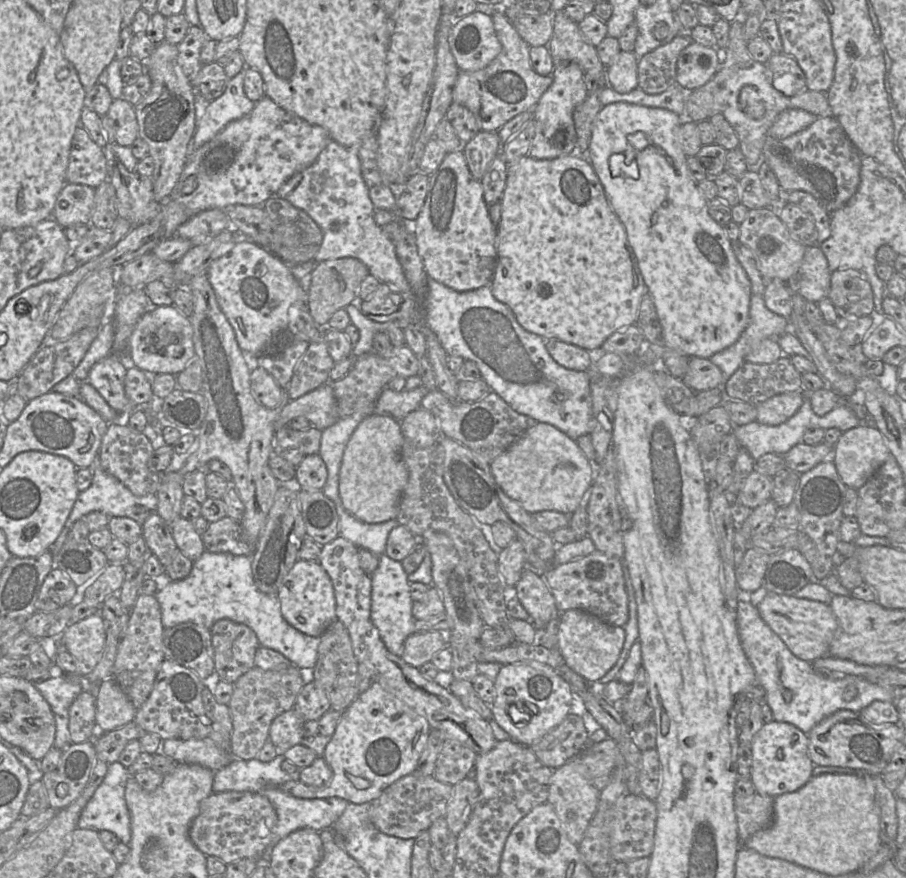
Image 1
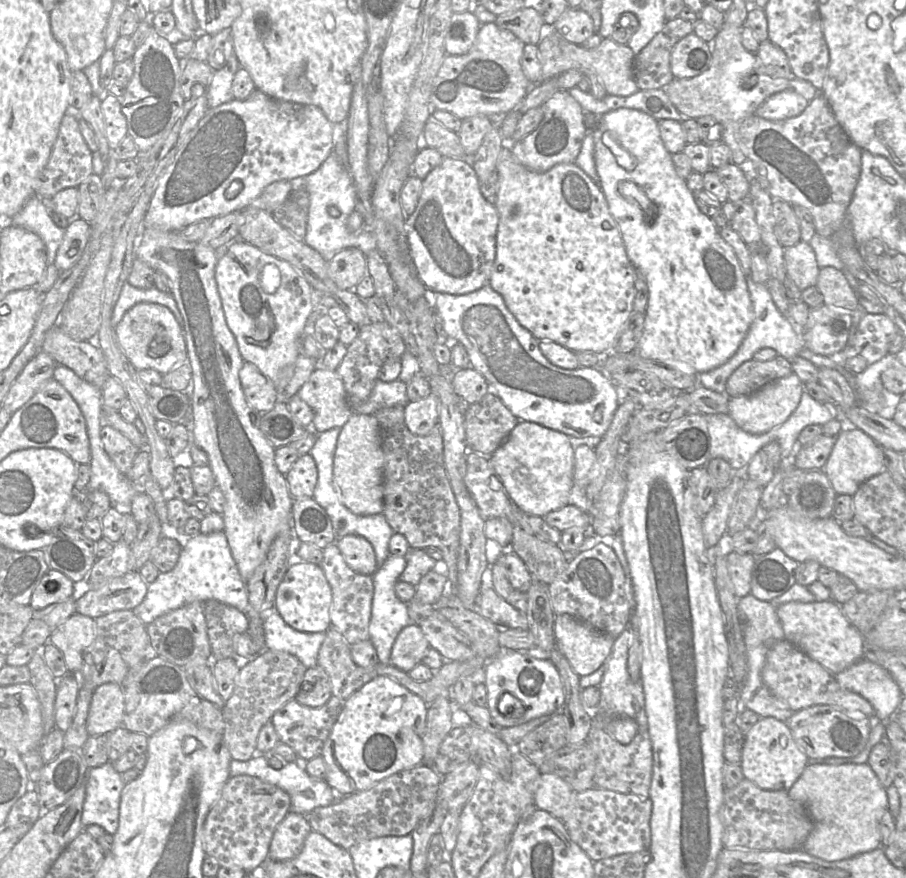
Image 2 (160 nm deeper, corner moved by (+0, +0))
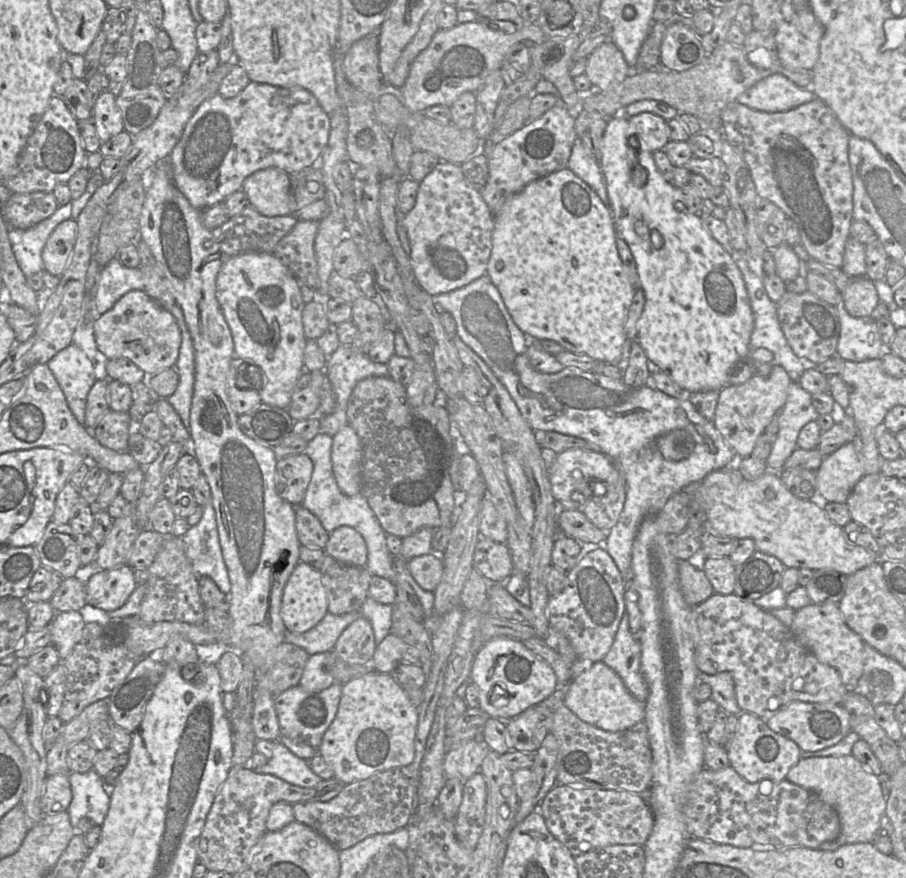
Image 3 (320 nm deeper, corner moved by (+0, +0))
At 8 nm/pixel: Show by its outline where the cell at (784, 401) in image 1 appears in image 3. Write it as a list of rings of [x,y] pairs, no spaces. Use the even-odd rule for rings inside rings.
[[[774,364],[767,376],[754,376],[742,384],[730,384],[720,390],[713,423],[738,457],[751,455],[758,438],[785,405],[791,382],[785,369]]]

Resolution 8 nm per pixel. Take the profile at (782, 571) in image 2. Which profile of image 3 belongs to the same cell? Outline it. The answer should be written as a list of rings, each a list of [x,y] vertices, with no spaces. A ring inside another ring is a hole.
[[[756,551],[735,568],[733,594],[753,601],[779,587],[786,566],[775,556]]]

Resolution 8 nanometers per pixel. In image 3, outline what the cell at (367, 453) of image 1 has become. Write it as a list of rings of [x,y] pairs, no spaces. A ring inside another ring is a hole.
[[[346,425],[333,436],[333,473],[341,492],[354,496],[362,491],[362,446],[355,430]]]

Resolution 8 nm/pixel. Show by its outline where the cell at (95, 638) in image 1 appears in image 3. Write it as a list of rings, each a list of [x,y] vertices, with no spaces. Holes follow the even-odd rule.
[[[79,611],[57,613],[50,623],[50,645],[53,645],[60,658],[60,663],[72,652],[81,638],[86,624]]]

